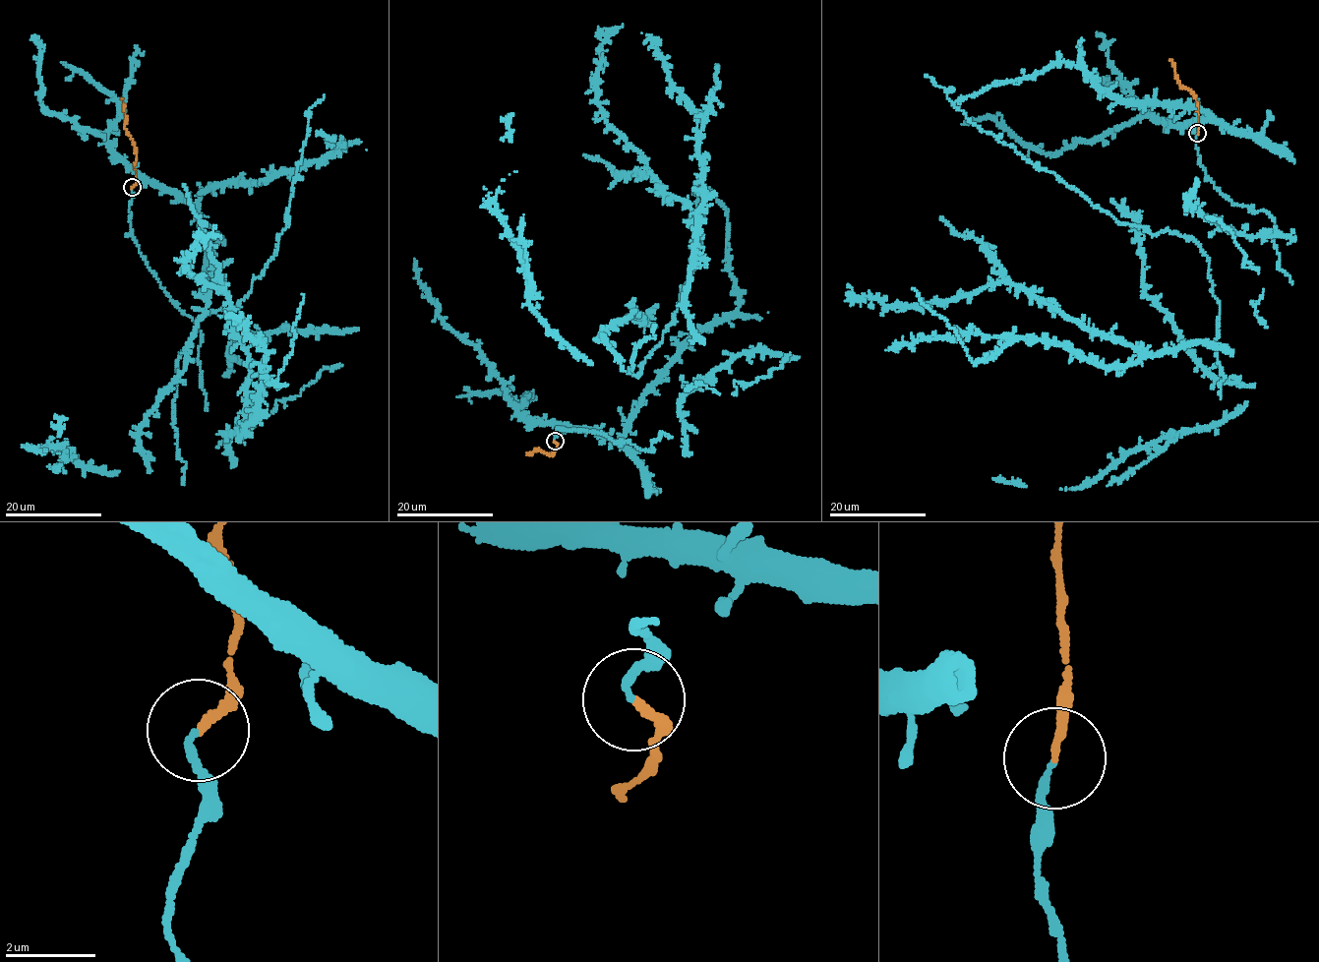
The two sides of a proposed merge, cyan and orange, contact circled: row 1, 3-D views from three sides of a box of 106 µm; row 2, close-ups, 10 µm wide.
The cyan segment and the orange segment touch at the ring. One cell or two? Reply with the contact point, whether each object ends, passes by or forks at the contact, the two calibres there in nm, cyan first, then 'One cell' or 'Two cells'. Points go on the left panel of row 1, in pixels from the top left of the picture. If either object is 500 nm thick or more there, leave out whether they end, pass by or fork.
Place: (132, 187). At the ring cyan ends. At the ring orange ends. Thickness 160 nm (cyan) against 190 nm. One cell

